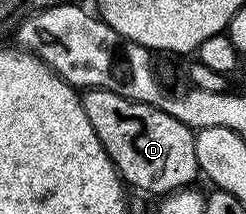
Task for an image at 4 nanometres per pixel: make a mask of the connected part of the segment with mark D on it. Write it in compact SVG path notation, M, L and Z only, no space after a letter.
M87 89L81 98L93 133L97 133L105 153L128 188L136 187L139 191L152 191L155 197L164 197L190 188L194 179L200 178L195 131L177 121L177 117L169 117L169 113L161 109L126 99L112 91Z

